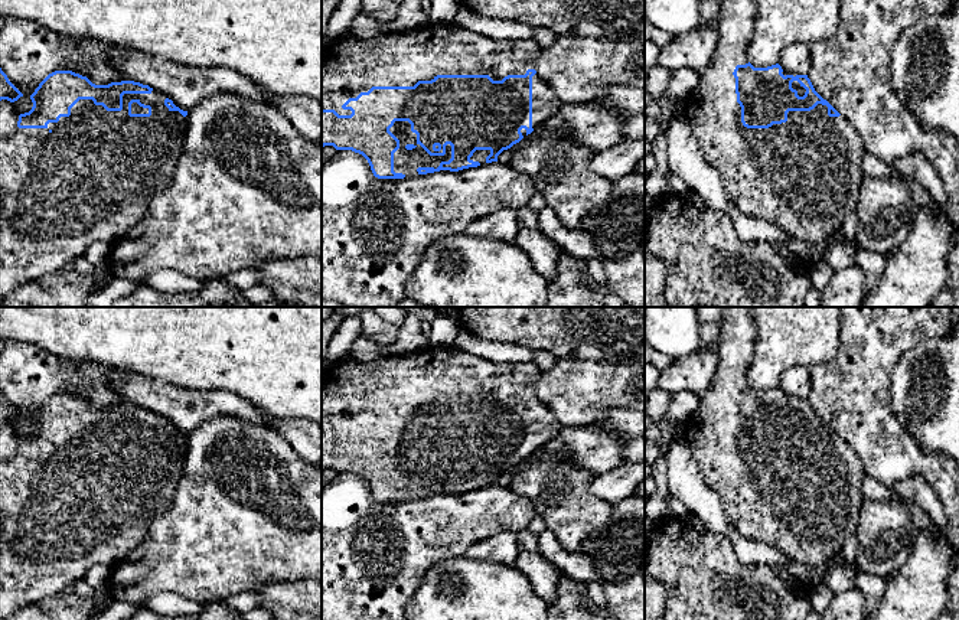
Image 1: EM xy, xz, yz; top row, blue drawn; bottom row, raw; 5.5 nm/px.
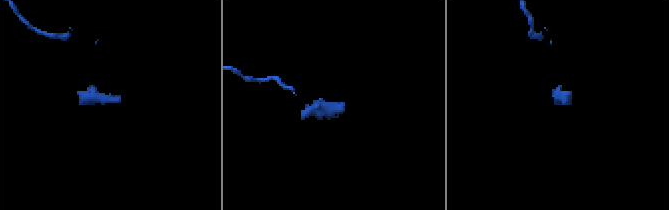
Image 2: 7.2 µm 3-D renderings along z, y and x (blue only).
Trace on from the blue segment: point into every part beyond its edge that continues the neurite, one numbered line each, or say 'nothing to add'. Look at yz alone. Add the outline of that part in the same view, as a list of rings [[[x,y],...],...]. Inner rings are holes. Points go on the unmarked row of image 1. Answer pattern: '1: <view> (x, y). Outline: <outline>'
1: yz (802, 498). Outline: [[[748,307],[725,309],[715,373],[697,412],[682,424],[682,440],[740,535],[773,545],[793,561],[819,568],[839,555],[847,539],[857,533],[857,515],[864,503],[864,467],[849,444],[842,438],[829,440],[828,430],[822,427],[810,434],[789,434],[786,446],[769,451],[743,448],[733,395],[737,388],[748,386],[747,372],[757,337]]]

